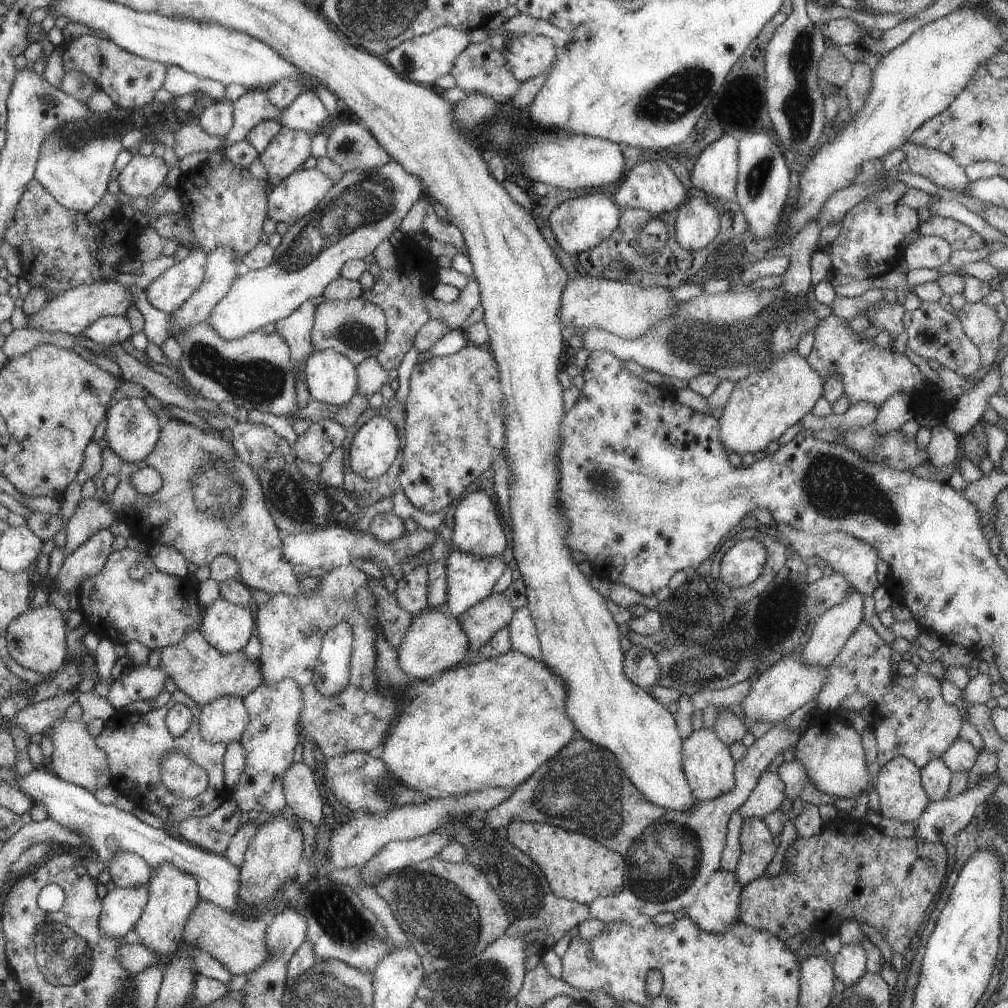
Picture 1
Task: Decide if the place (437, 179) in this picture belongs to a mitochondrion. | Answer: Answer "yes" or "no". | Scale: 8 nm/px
no

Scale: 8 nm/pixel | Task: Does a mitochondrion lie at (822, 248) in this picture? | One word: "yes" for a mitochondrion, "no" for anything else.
no

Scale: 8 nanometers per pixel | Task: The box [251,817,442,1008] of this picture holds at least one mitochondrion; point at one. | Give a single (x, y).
(330, 907)

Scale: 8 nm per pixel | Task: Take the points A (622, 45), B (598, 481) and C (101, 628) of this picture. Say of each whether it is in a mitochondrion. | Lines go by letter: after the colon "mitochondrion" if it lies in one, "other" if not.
A: other
B: mitochondrion
C: other

